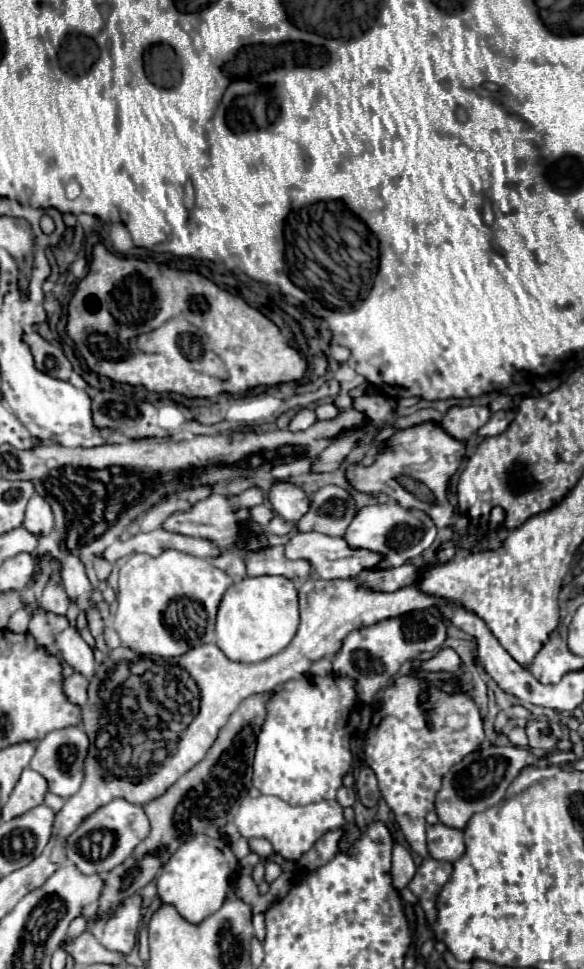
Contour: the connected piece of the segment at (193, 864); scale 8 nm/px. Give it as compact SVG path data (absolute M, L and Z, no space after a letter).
M204 834L194 836L192 840L184 842L172 854L172 858L162 866L160 874L156 876L158 894L162 902L176 906L182 918L198 924L210 914L214 914L226 900L228 890L230 890L230 876L234 874L236 866L238 866L238 860L230 852L228 844L222 848L218 846L218 842L214 842L212 838Z

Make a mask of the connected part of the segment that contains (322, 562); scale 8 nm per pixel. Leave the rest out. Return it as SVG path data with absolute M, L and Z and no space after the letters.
M308 532L308 534L296 534L286 542L286 556L290 560L306 560L312 564L312 568L318 572L320 578L324 580L334 580L334 578L354 578L360 574L360 570L374 566L380 556L368 550L350 550L344 538L332 538L326 534L318 534L318 532Z

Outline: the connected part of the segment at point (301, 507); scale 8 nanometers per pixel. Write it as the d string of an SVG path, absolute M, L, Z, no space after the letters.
M274 482L268 490L268 500L272 510L288 522L298 522L308 512L310 504L306 492L292 482Z

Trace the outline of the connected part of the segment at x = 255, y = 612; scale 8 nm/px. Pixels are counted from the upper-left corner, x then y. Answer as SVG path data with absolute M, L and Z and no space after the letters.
M258 576L232 584L218 606L216 646L234 662L260 662L282 652L298 630L298 590L290 578Z

